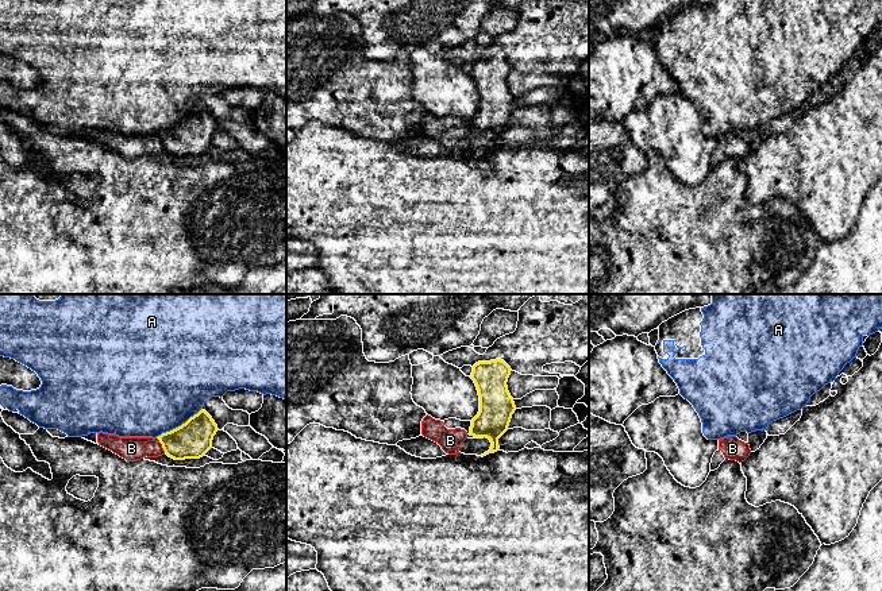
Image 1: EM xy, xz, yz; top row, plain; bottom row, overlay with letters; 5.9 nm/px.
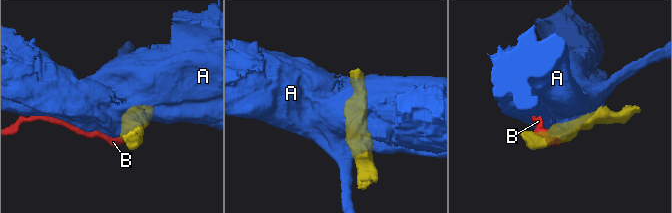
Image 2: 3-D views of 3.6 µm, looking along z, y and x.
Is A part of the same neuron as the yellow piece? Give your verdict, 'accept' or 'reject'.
reject

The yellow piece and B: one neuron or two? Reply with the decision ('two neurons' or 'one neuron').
two neurons

